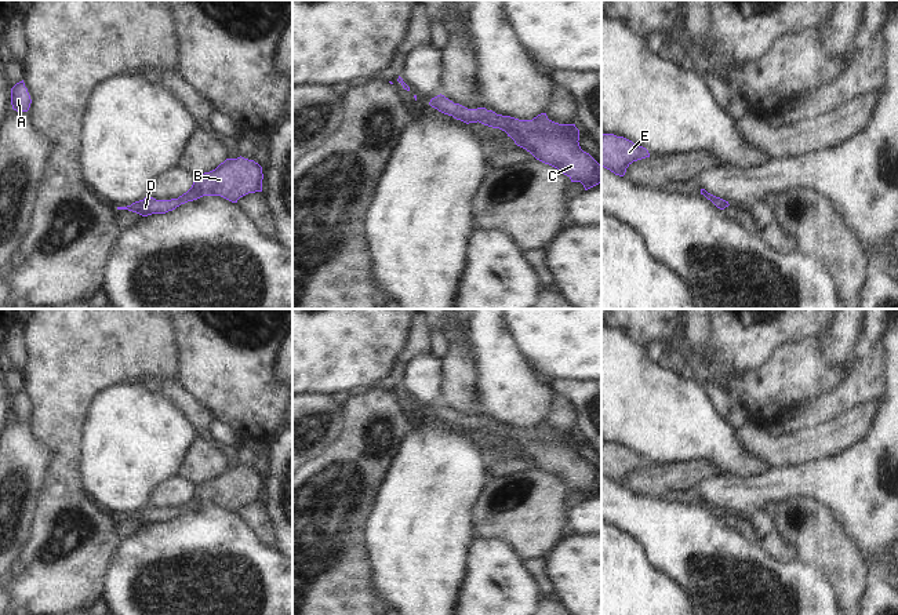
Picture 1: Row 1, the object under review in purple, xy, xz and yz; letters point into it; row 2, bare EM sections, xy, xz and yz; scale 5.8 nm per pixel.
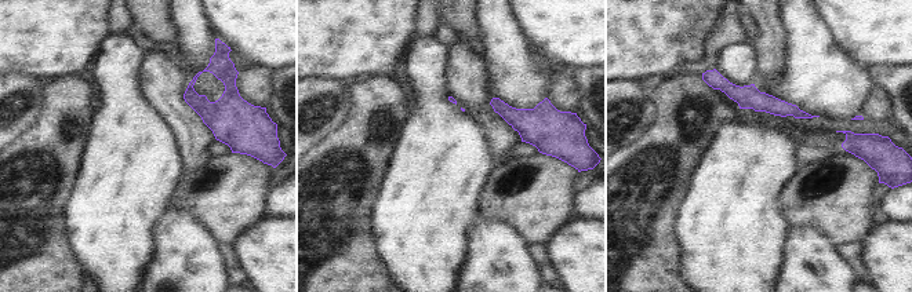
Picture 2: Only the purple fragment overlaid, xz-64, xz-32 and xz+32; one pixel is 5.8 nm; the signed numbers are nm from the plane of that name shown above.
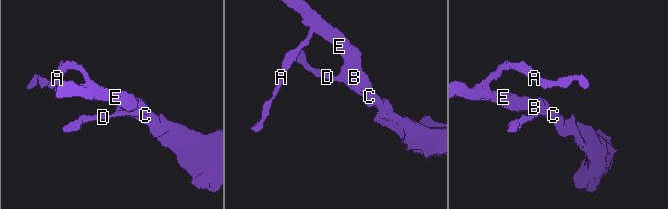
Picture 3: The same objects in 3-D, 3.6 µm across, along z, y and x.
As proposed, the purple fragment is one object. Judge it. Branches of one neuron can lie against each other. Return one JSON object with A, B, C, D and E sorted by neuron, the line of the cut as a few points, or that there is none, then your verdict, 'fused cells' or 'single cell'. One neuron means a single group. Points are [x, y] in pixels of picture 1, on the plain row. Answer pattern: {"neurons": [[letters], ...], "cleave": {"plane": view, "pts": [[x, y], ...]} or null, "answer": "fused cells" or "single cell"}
{"neurons": [["A", "B", "C", "D", "E"]], "cleave": null, "answer": "single cell"}

